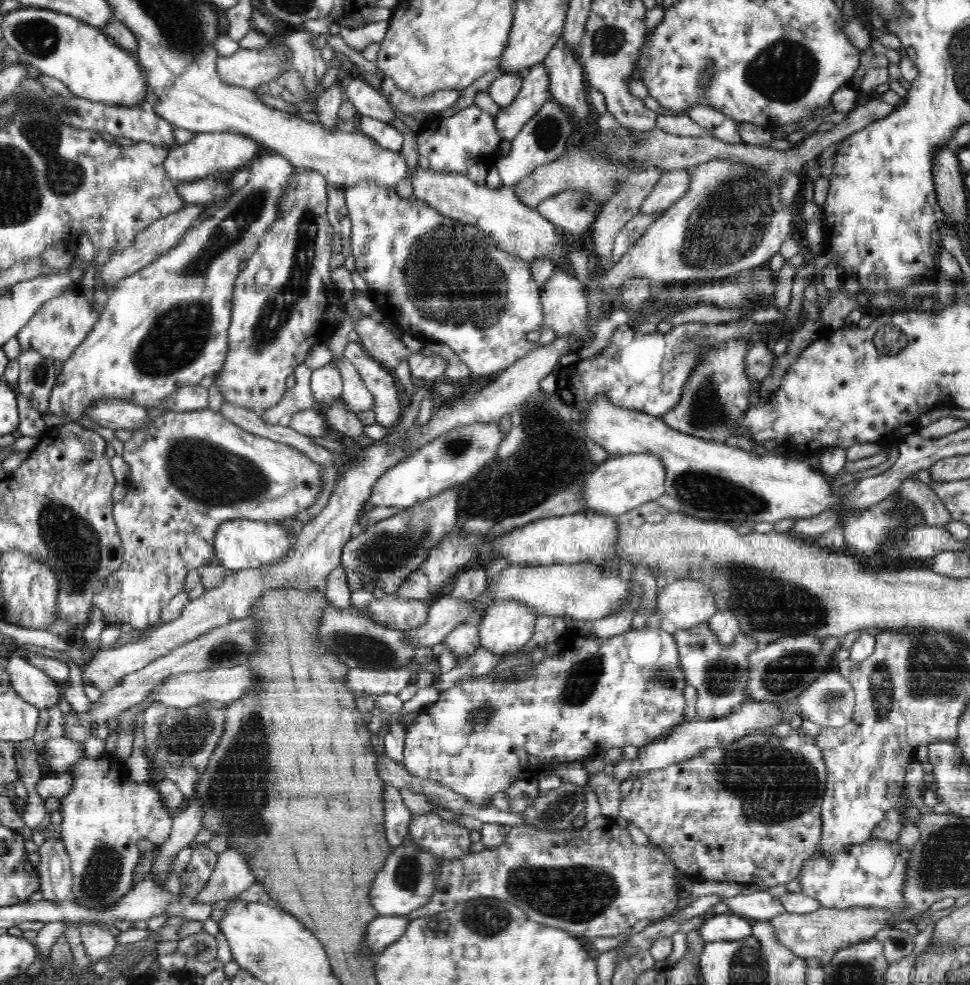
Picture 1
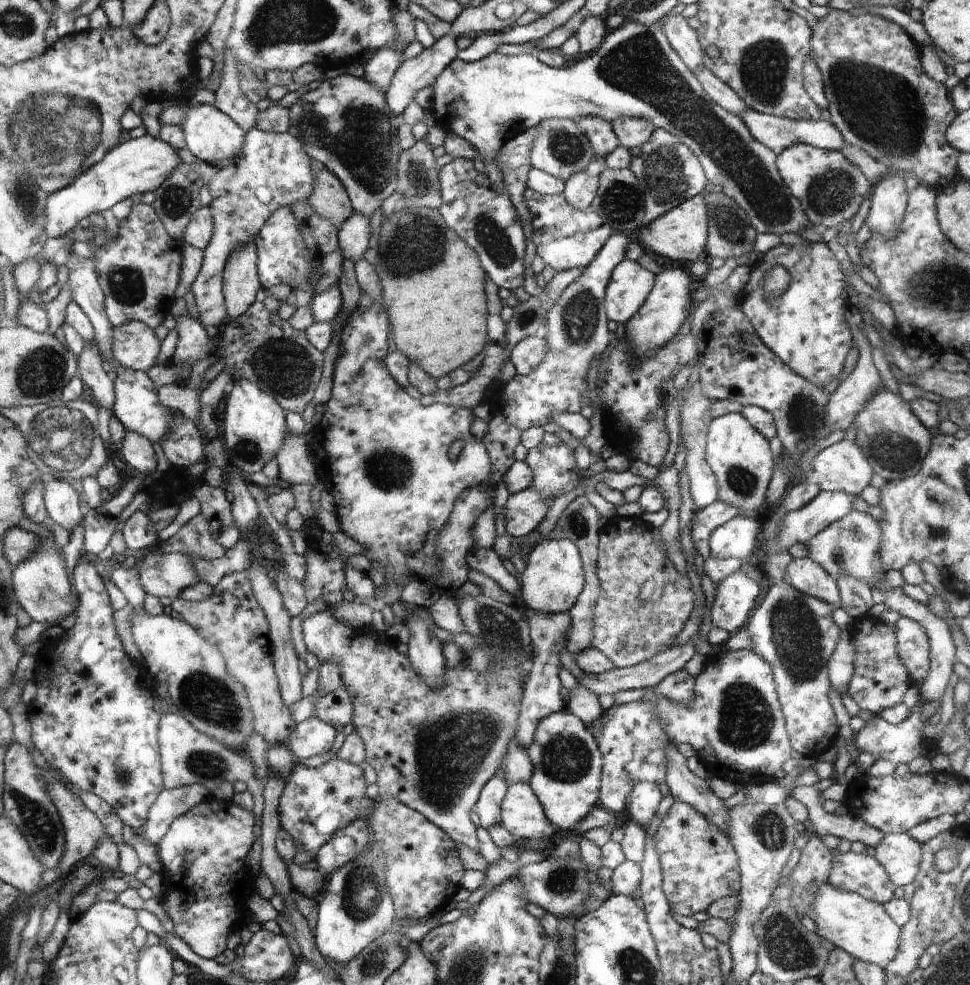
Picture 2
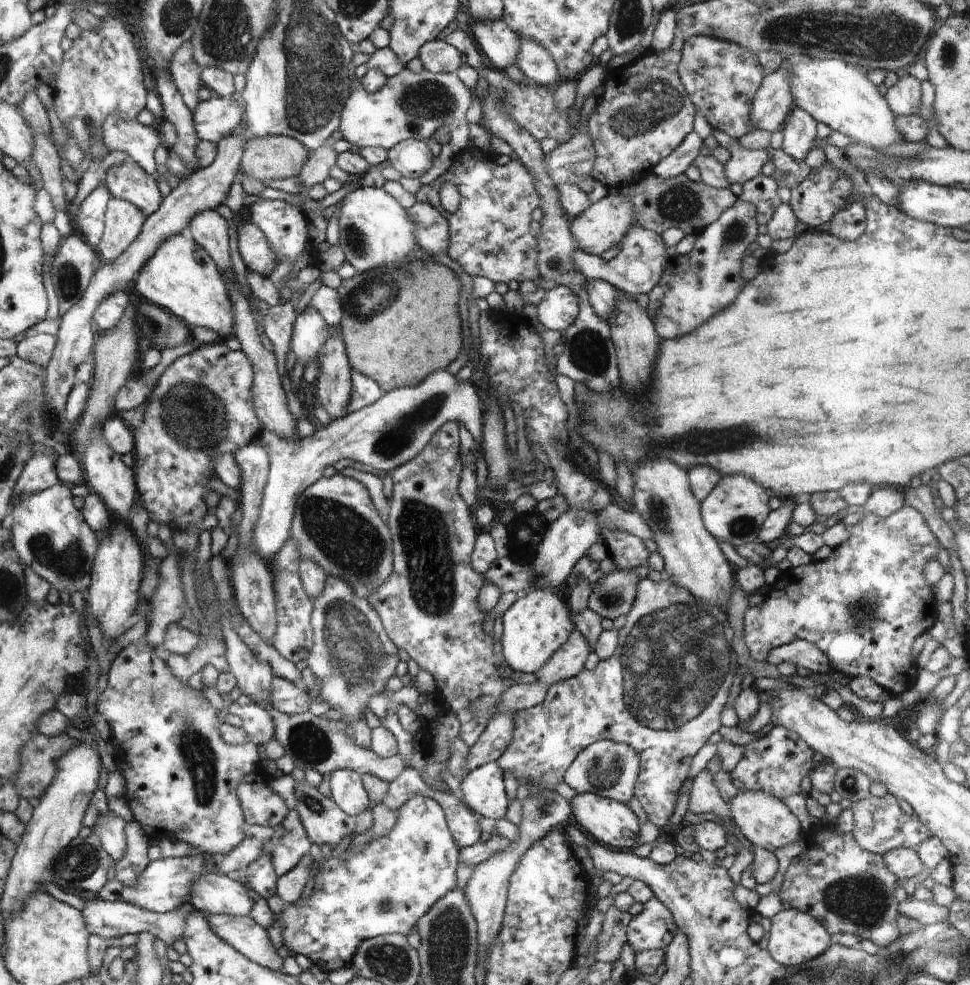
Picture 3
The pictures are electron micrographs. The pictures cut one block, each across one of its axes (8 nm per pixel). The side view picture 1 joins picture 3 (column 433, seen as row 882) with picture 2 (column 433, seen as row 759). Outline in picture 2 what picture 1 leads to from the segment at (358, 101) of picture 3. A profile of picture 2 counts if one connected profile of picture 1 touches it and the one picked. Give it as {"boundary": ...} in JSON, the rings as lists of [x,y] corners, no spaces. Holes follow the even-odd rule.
{"boundary":[[[627,19],[620,28],[608,31],[592,56],[578,59],[576,64],[566,68],[550,67],[536,56],[527,53],[508,55],[504,50],[472,62],[456,58],[432,80],[430,88],[433,95],[428,109],[433,114],[436,124],[446,133],[467,140],[476,148],[494,188],[500,188],[500,184],[504,183],[502,170],[496,162],[496,152],[517,133],[534,128],[544,120],[574,120],[575,117],[582,118],[588,115],[600,116],[608,122],[617,118],[646,118],[656,129],[667,130],[690,148],[702,165],[707,182],[722,186],[723,193],[746,212],[758,234],[782,236],[784,232],[792,233],[795,229],[812,226],[806,214],[802,212],[800,203],[784,184],[778,172],[775,152],[758,142],[738,116],[728,114],[722,106],[710,100],[710,96],[704,92],[694,73],[686,68],[686,64],[664,36],[664,19],[654,22],[651,26]]]}

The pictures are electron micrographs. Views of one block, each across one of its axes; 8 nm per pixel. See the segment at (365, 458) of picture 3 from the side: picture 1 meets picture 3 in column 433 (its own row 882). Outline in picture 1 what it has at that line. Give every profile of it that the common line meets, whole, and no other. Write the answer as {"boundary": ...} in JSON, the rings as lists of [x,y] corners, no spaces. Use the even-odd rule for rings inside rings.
{"boundary":[[[401,844],[392,848],[380,872],[370,886],[370,903],[380,916],[408,915],[426,906],[436,892],[436,868],[445,862],[416,845]]]}

